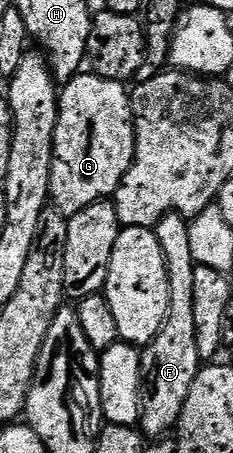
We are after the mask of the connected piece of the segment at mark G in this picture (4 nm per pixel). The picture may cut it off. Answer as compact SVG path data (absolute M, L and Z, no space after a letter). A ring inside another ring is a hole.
M80 72L62 87L59 115L53 140L50 201L54 209L68 216L89 208L89 204L110 199L135 159L135 117L131 111L131 94L122 82L114 82L94 72Z

